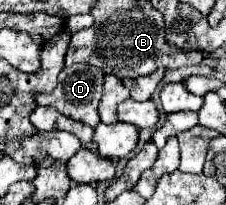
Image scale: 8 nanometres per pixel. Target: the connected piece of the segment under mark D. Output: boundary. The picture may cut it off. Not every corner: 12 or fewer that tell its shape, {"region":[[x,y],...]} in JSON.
{"region":[[77,63],[37,97],[89,127],[99,123],[103,73]]}

